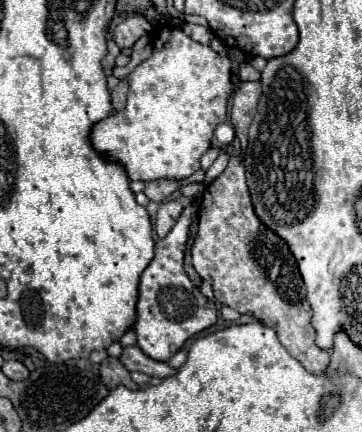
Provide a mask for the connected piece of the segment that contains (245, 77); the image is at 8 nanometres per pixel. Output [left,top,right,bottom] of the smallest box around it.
[238,63,260,81]

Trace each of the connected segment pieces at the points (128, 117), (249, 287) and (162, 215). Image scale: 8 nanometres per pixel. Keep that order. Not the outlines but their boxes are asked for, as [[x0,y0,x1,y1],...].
[[90,27,232,181],[192,157,330,375],[156,201,182,239]]

